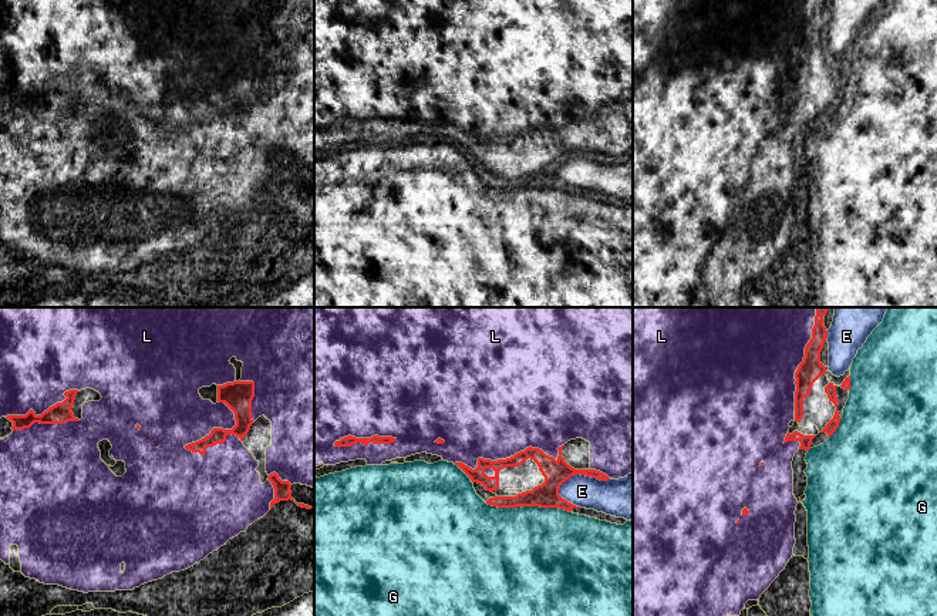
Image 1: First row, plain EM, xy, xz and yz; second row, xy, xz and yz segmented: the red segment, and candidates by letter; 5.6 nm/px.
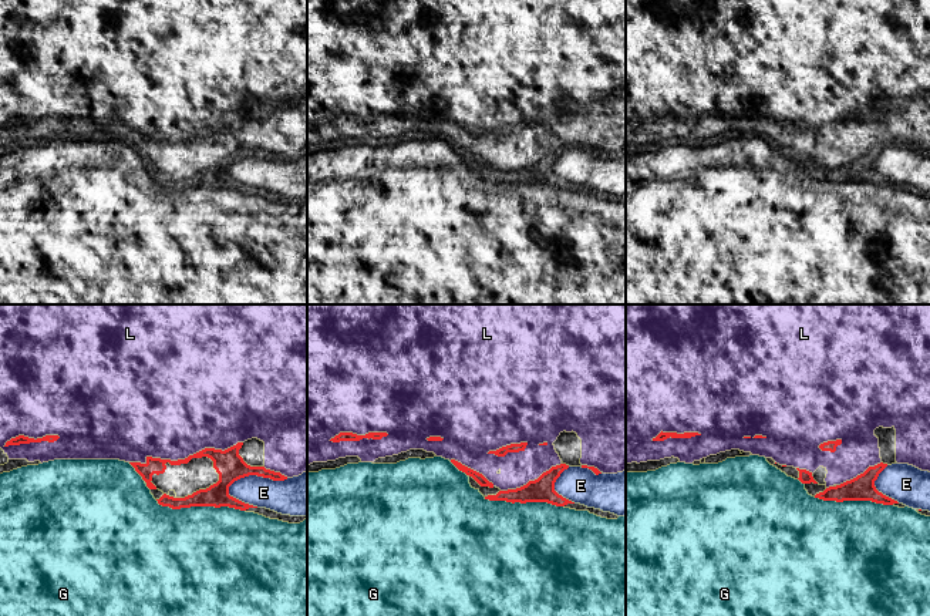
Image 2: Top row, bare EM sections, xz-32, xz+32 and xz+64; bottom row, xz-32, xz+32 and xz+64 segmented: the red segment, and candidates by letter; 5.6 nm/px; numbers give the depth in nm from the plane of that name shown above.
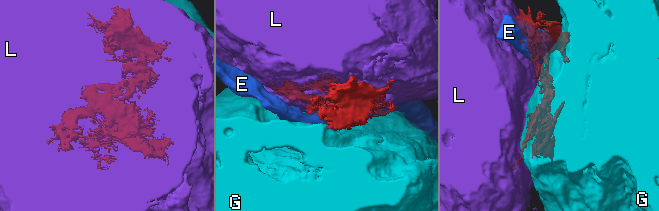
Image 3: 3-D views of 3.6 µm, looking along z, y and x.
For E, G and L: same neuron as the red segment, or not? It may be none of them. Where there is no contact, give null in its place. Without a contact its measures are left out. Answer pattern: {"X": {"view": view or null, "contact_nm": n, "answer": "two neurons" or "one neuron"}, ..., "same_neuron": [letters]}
{"E": {"view": "xz", "contact_nm": 300, "answer": "two neurons"}, "G": {"view": "xz", "contact_nm": 480, "answer": "two neurons"}, "L": {"view": "xy", "contact_nm": 360, "answer": "one neuron"}, "same_neuron": ["L"]}

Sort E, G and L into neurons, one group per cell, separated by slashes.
E / G / L

